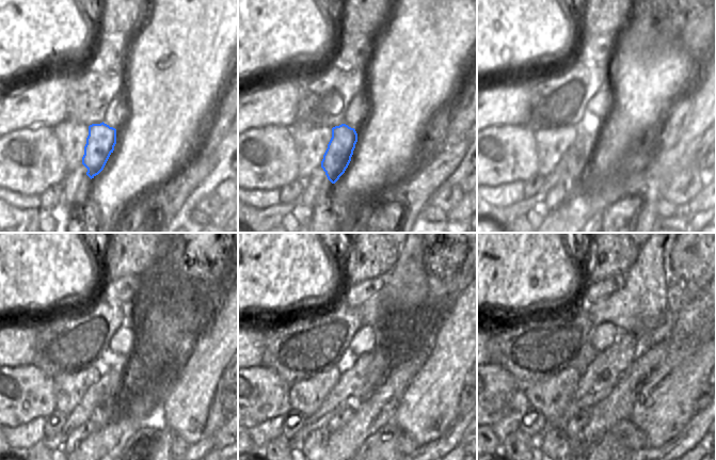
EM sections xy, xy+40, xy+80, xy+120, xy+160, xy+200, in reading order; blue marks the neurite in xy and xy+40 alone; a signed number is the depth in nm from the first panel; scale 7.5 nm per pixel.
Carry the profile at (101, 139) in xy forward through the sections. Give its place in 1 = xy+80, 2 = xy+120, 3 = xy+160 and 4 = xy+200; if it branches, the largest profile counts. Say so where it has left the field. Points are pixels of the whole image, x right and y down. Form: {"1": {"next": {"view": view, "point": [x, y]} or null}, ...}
{"1": {"next": {"view": "xy+80", "point": [575, 156]}}, "2": {"next": {"view": "xy+120", "point": [100, 417]}}, "3": {"next": {"view": "xy+160", "point": [345, 414]}}, "4": {"next": {"view": "xy+200", "point": [573, 427]}}}

